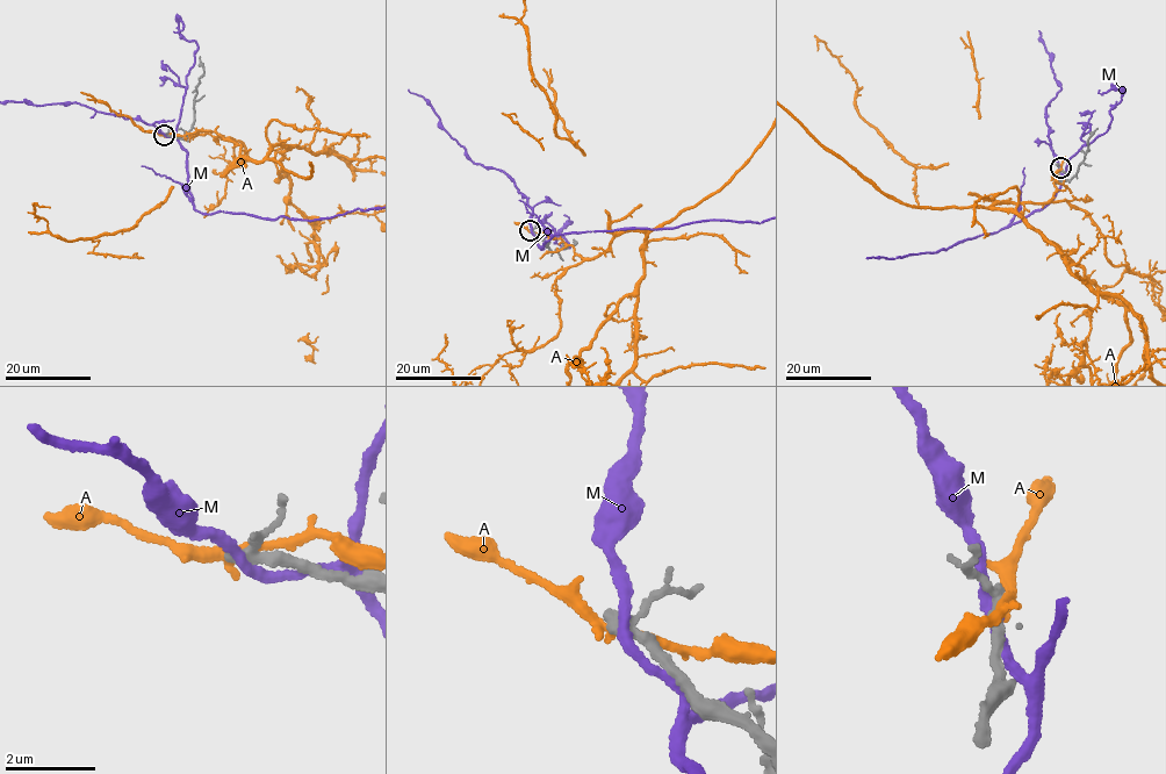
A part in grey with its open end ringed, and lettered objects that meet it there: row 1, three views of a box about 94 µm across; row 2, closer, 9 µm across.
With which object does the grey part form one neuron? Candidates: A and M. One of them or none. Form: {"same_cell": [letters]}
{"same_cell": []}

